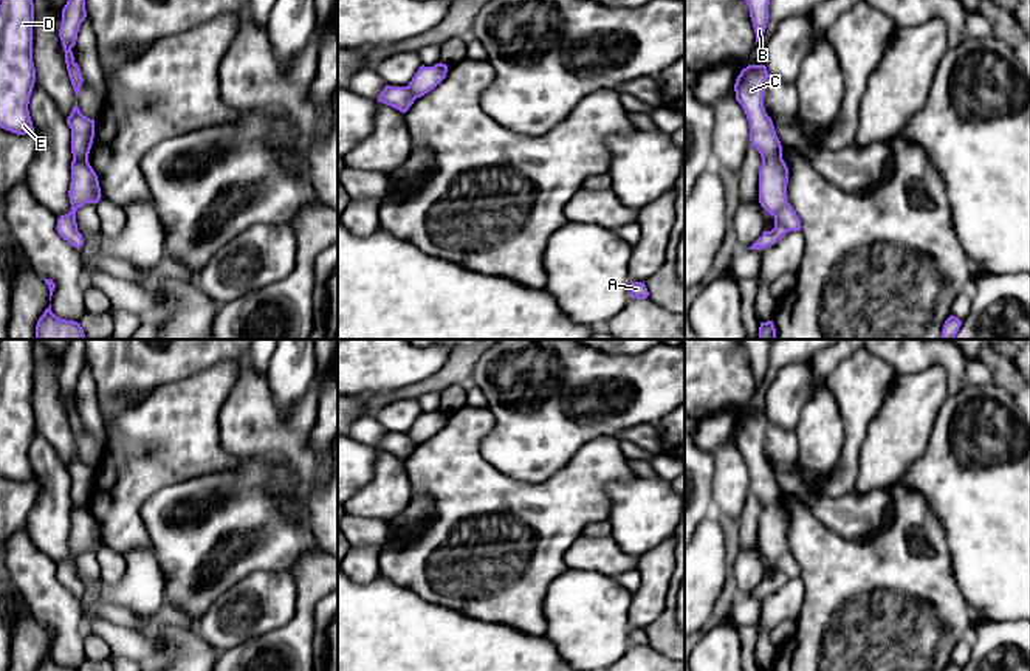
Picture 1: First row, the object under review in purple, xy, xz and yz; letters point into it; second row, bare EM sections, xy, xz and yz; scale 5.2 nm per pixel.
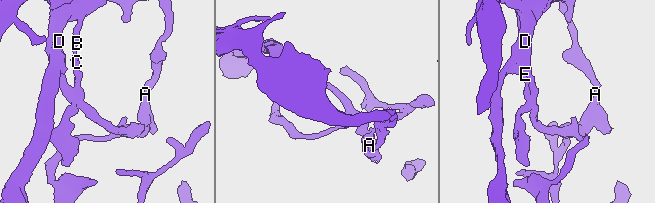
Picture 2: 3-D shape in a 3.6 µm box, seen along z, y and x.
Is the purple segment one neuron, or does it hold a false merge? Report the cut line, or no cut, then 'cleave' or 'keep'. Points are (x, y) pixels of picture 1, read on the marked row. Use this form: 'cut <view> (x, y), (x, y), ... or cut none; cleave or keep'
cut xy (98, 183), (93, 180), (87, 185), (82, 183), (70, 196); cleave

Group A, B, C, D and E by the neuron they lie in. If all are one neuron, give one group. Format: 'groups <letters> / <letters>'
groups A B C / D E

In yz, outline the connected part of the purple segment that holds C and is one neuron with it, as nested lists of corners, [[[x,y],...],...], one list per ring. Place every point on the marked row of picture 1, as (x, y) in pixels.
[[[748,65],[736,79],[736,101],[750,122],[750,141],[762,157],[759,186],[774,198],[787,198],[788,167],[782,160],[782,146],[771,118],[764,107],[765,84],[770,74],[765,65]]]

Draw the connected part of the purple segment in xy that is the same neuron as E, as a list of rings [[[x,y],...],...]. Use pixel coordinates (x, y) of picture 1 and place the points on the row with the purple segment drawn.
[[[0,0],[0,127],[34,132],[28,104],[36,82],[33,0]]]

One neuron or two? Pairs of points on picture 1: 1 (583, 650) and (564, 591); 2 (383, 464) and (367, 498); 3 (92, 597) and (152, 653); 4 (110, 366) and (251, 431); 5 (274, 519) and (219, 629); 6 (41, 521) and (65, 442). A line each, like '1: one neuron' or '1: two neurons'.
1: one neuron
2: one neuron
3: one neuron
4: one neuron
5: two neurons
6: two neurons

